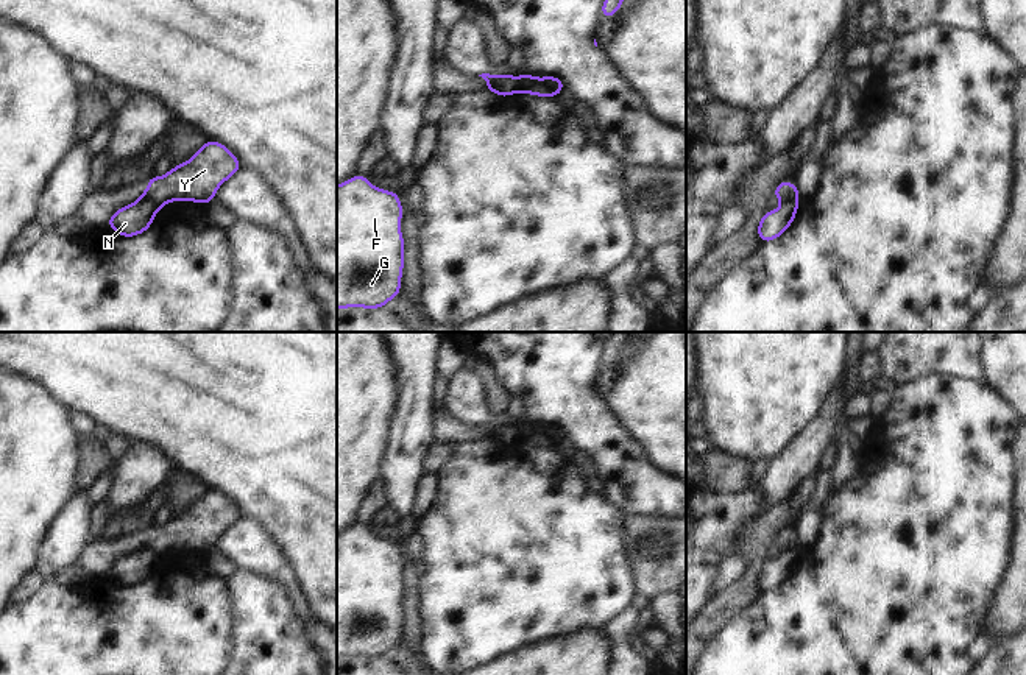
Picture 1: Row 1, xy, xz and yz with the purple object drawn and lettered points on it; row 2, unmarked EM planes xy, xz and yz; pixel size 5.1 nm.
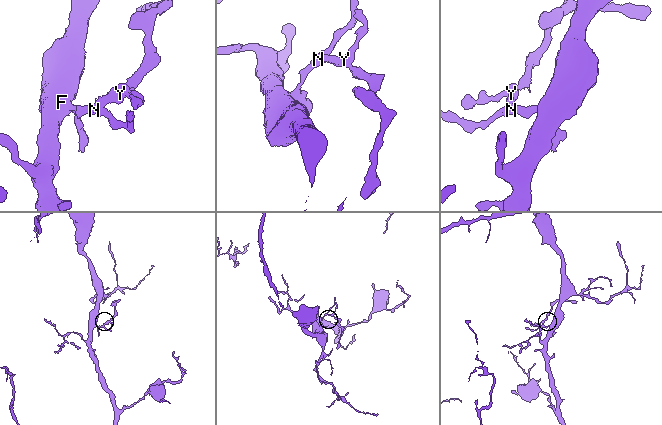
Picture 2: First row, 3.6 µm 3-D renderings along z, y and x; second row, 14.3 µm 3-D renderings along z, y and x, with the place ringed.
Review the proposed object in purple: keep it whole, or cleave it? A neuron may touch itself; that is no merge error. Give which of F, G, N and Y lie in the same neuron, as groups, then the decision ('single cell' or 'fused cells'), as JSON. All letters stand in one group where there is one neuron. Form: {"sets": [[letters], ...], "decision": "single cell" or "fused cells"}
{"sets": [["F", "G", "N"], ["Y"]], "decision": "fused cells"}

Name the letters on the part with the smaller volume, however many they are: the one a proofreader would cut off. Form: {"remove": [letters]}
{"remove": ["Y"]}

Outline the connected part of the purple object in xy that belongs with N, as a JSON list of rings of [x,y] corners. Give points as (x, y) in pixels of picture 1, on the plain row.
[[[151,550],[129,552],[109,566],[108,575],[122,586],[134,586],[151,575],[157,560]]]

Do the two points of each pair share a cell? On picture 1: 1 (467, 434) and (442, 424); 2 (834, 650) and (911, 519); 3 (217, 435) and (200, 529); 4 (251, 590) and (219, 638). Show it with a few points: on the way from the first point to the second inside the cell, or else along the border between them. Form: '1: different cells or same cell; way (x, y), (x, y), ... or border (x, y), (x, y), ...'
1: same cell; way (460, 432), (448, 429)
2: same cell; way (867, 618), (908, 576), (914, 552)
3: different cells; border (208, 488), (222, 491), (239, 508)
4: different cells; border (231, 611), (233, 653)

